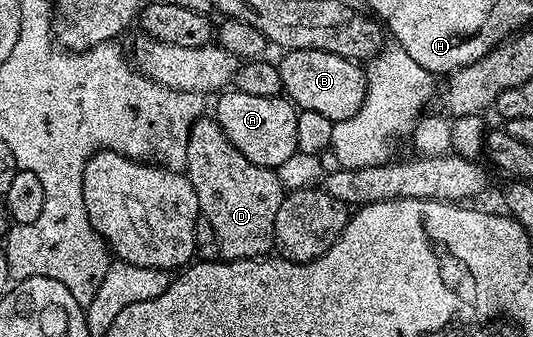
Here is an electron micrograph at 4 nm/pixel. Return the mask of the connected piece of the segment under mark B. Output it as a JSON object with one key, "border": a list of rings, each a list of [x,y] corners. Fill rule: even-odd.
{"border":[[[327,50],[286,51],[282,56],[277,64],[279,78],[283,78],[281,91],[300,111],[315,110],[315,114],[324,114],[336,122],[351,118],[363,106],[368,81],[358,61],[327,54]]]}

